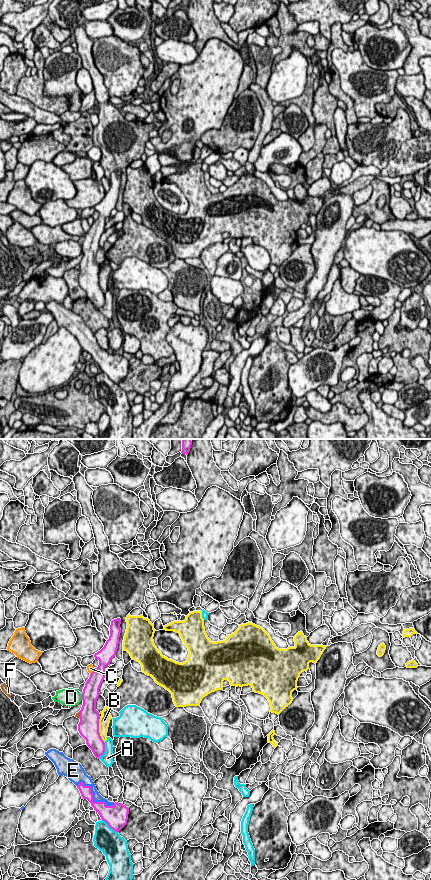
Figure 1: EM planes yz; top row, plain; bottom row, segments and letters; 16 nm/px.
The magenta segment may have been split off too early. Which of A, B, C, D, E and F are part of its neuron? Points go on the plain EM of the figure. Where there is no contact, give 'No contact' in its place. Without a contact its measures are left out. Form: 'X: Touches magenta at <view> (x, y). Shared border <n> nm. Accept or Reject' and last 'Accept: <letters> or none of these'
A: Touches magenta at yz (104, 302). Shared border 300 nm. Reject
B: Touches magenta at yz (98, 282). Shared border 420 nm. Reject
C: Touches magenta at yz (93, 223). Shared border 140 nm. Reject
D: Touches magenta at yz (82, 249). Shared border 100 nm. Reject
E: Touches magenta at yz (92, 349). Shared border 700 nm. Accept
F: Touches magenta at yz (80, 267). Shared border 100 nm. Reject
Accept: E

